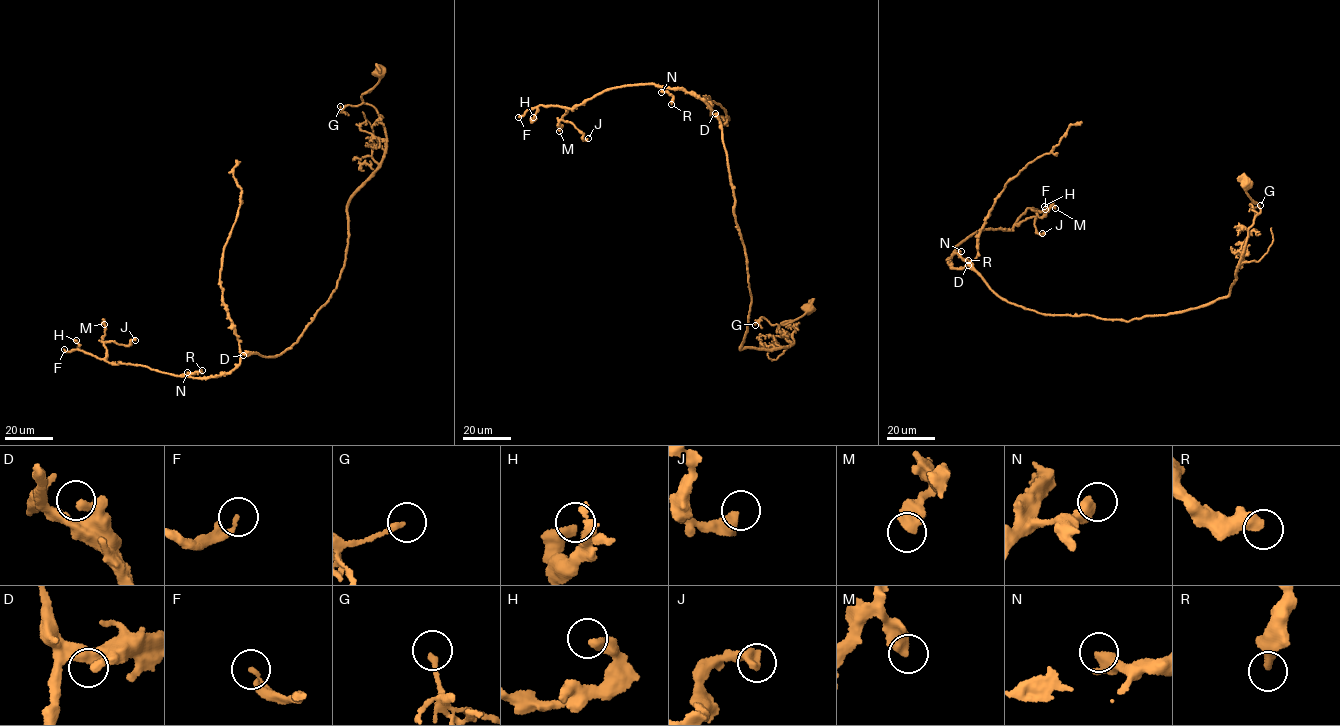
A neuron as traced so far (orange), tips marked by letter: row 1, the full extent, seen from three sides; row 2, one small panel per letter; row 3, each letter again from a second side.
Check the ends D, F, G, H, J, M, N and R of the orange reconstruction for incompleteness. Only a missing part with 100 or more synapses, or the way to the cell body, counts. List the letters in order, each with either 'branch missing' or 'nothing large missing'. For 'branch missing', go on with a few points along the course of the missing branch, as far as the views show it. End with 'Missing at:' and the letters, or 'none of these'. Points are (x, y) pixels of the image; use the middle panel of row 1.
D: nothing large missing
F: branch missing | (518, 117), (507, 113), (506, 119), (489, 124), (480, 118)
G: nothing large missing
H: nothing large missing
J: nothing large missing
M: nothing large missing
N: nothing large missing
R: nothing large missing
Missing at: F

